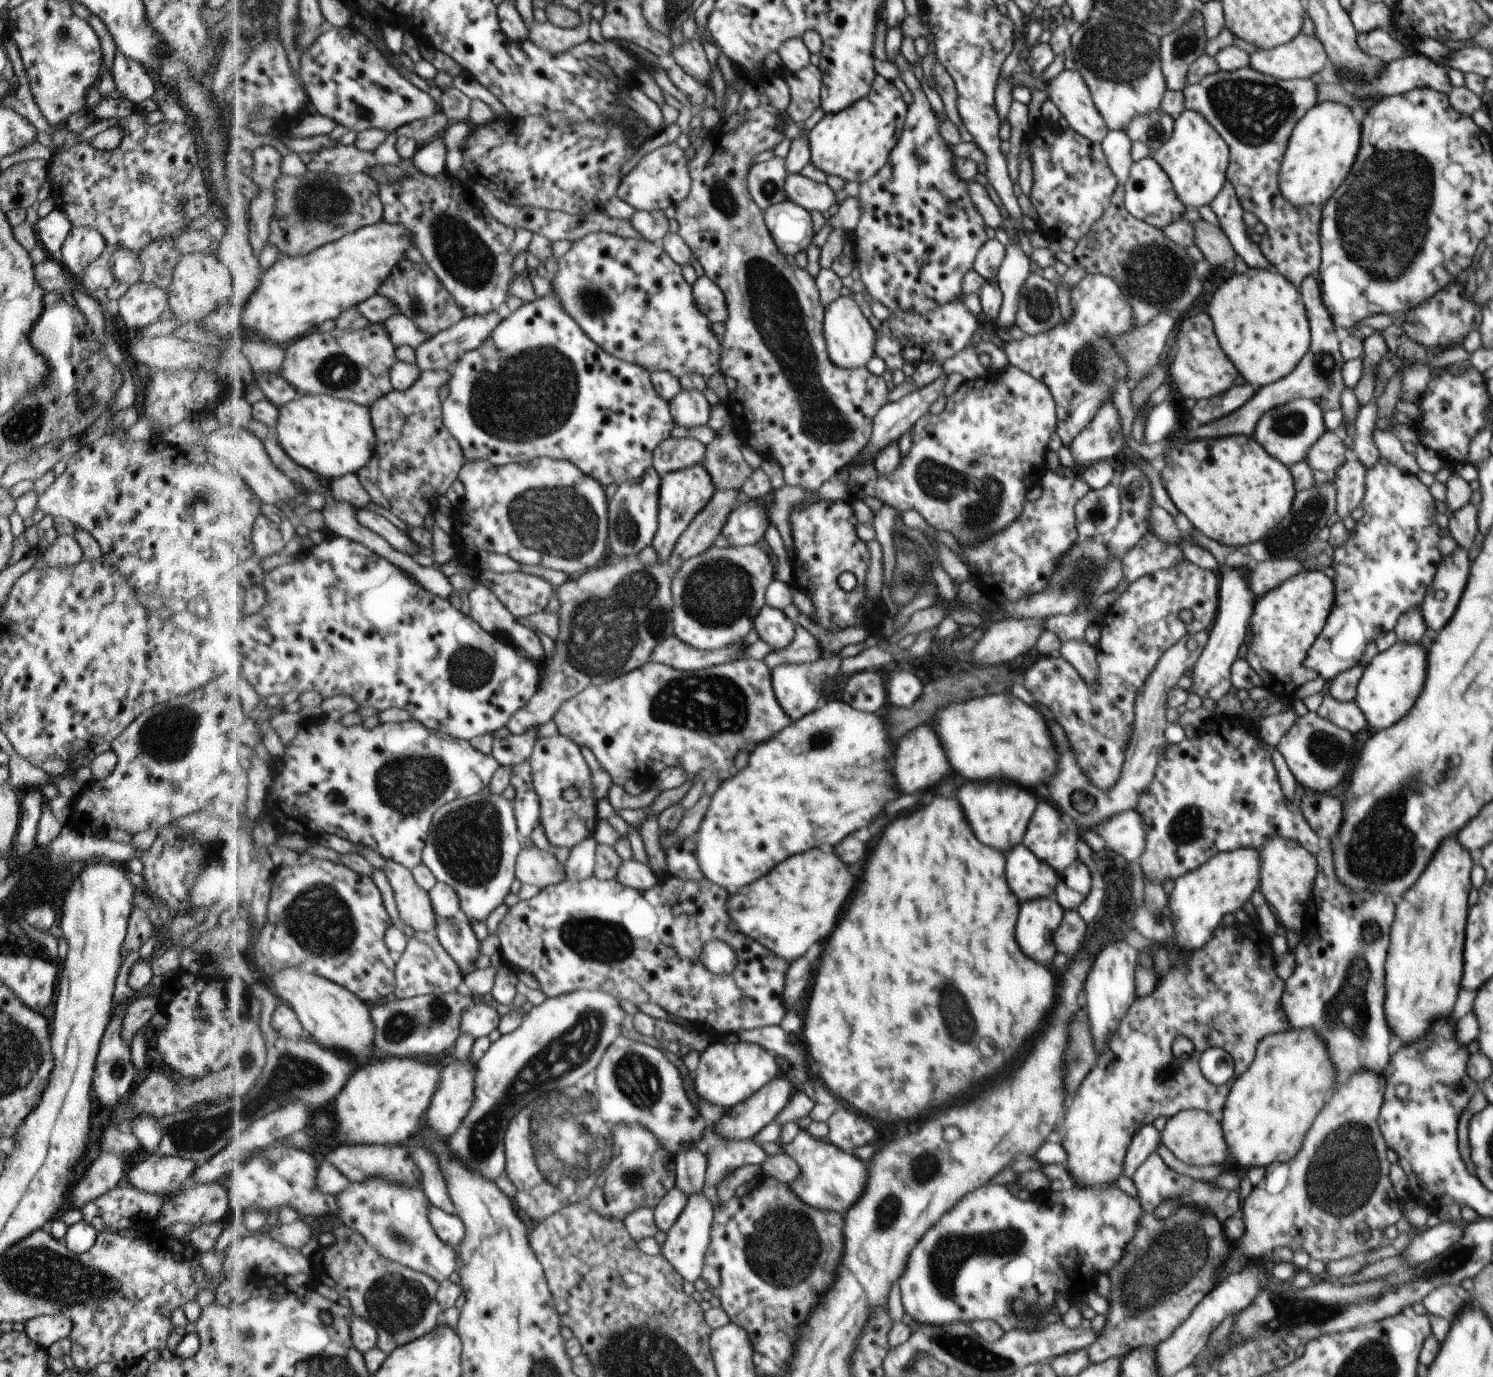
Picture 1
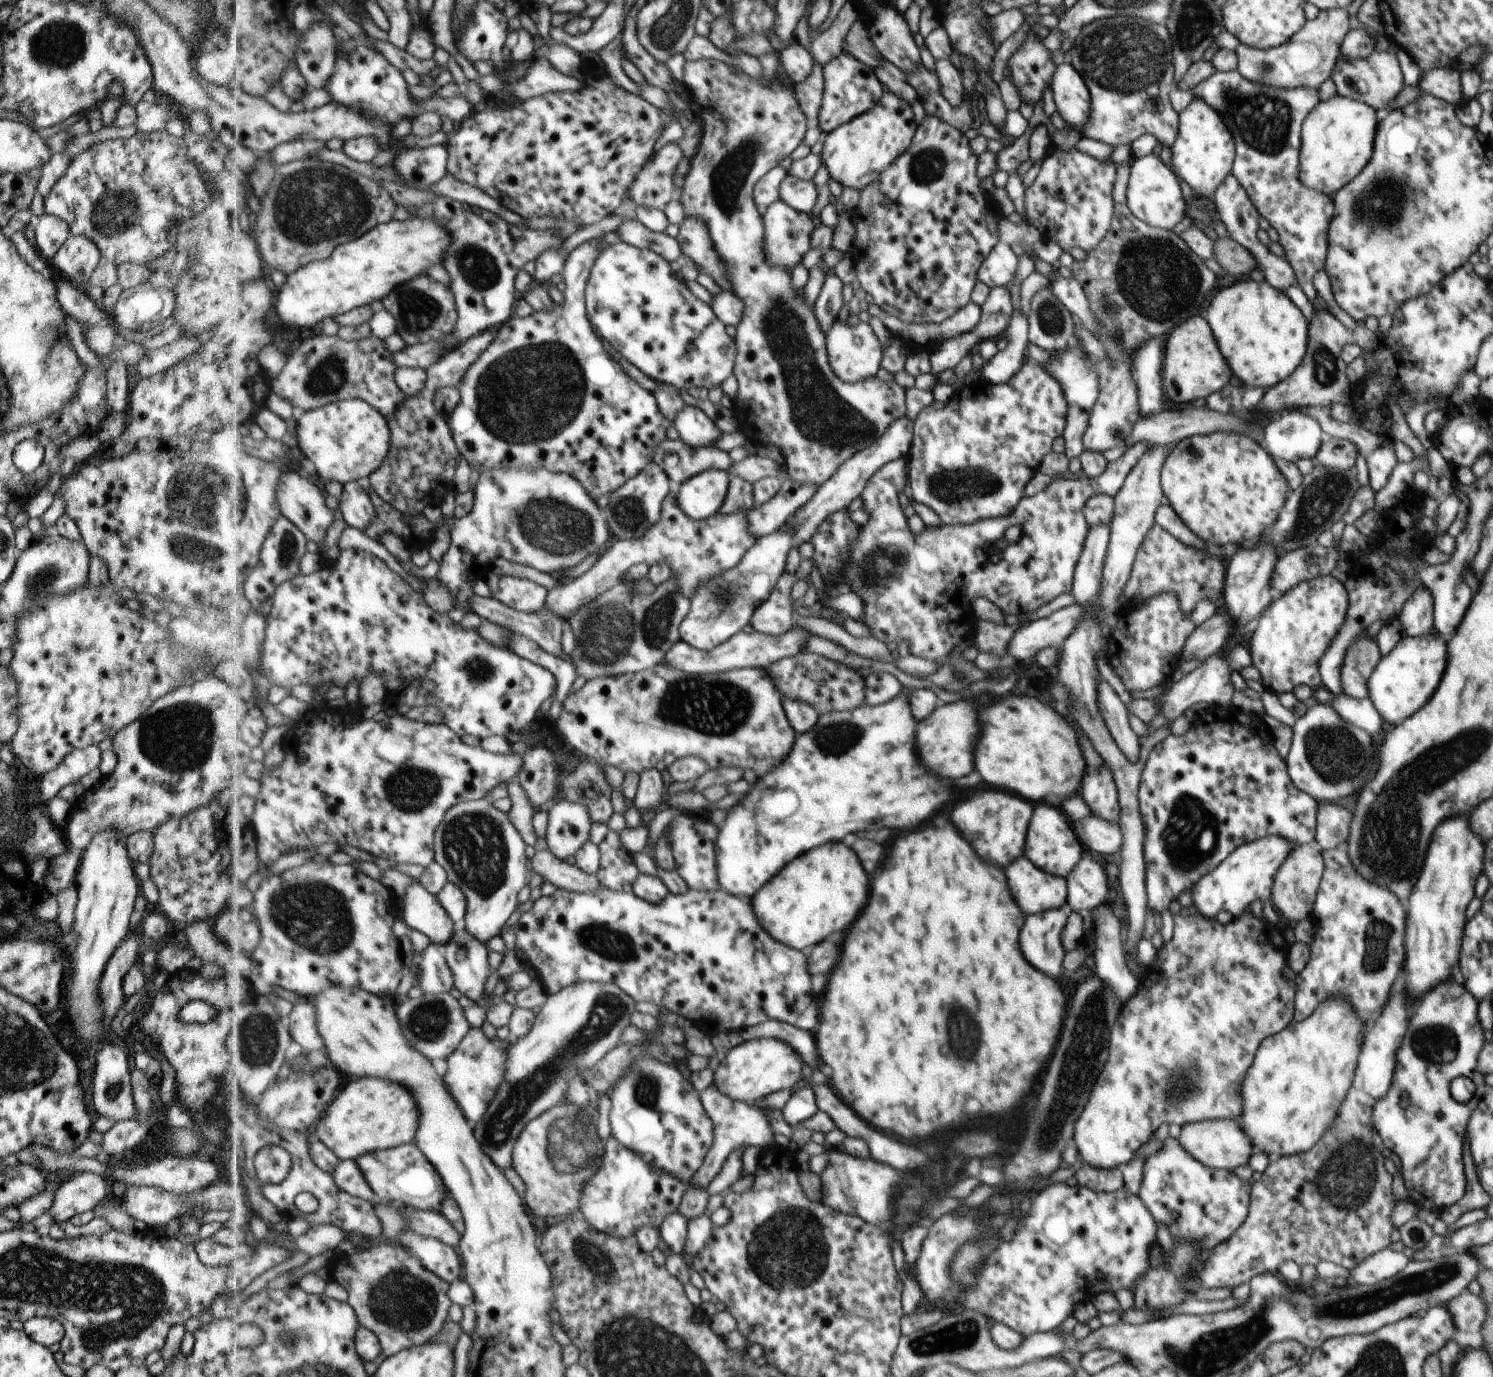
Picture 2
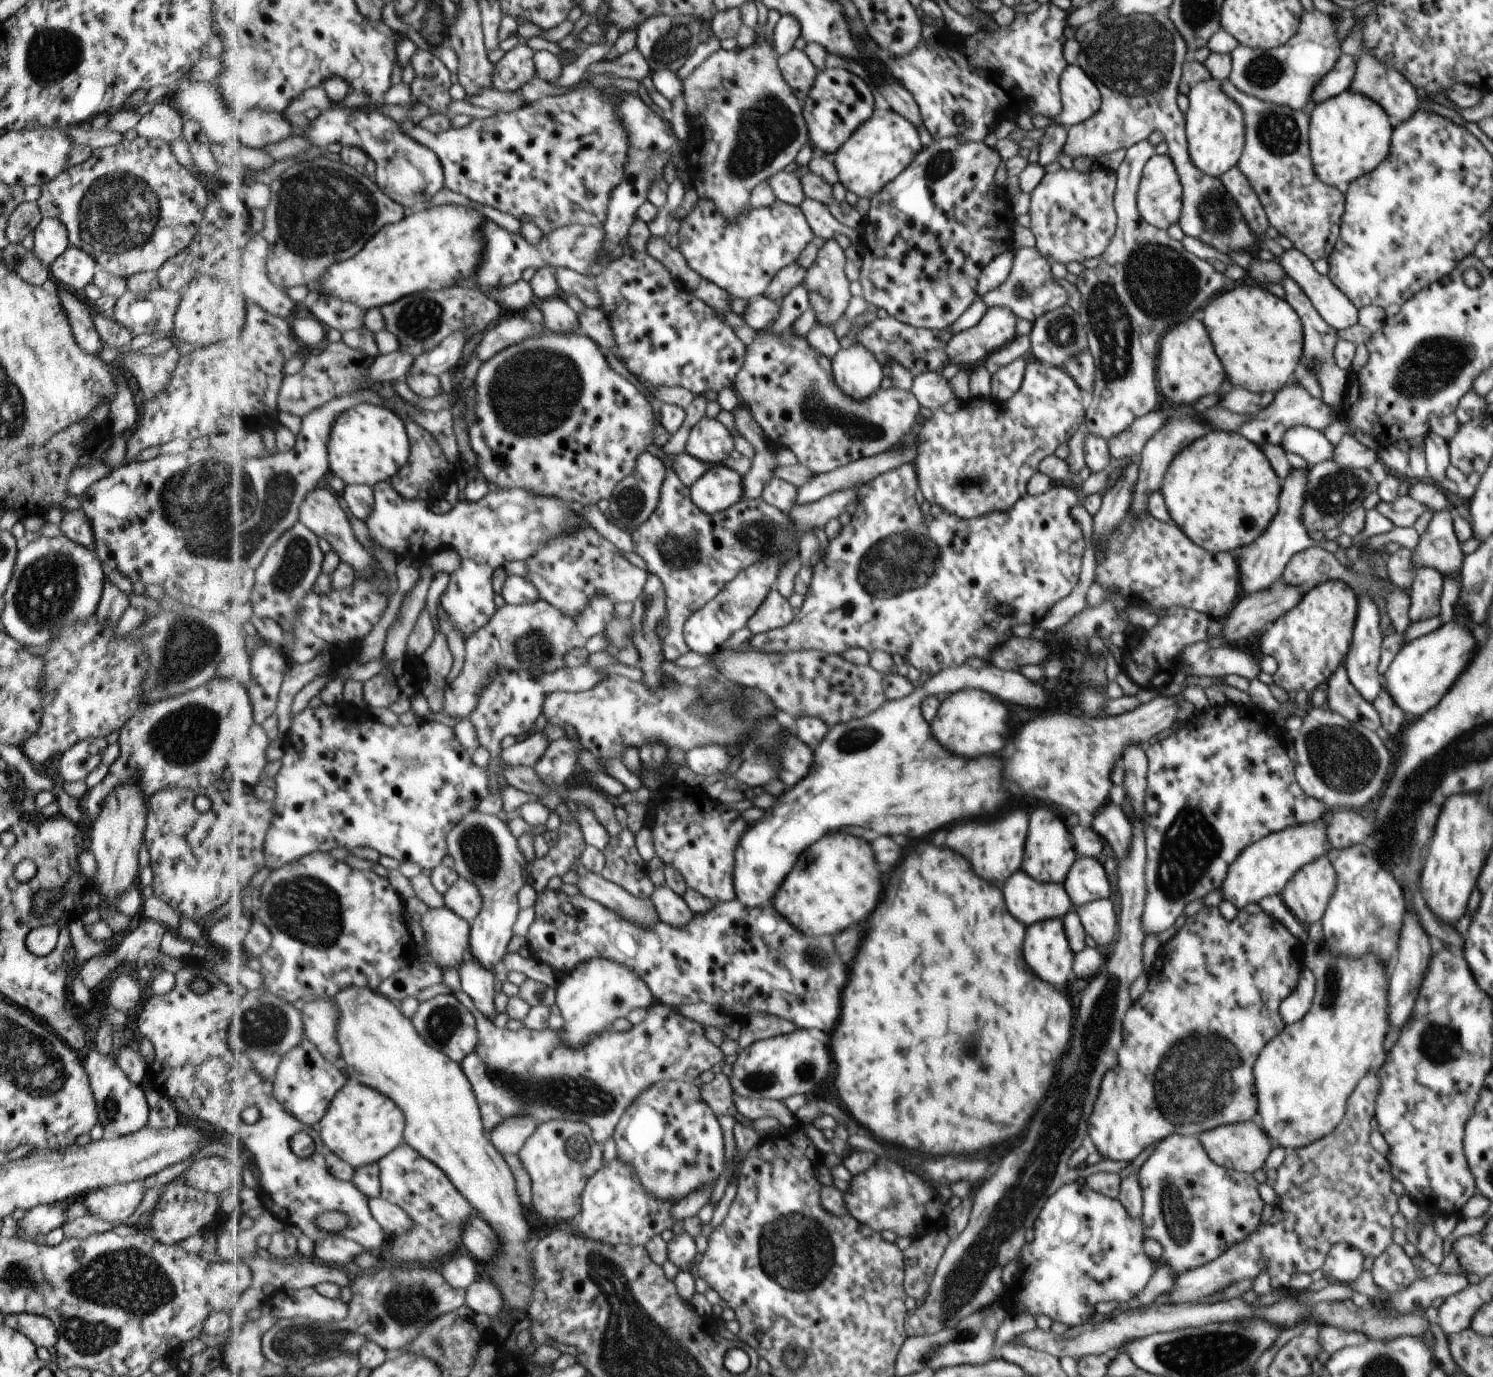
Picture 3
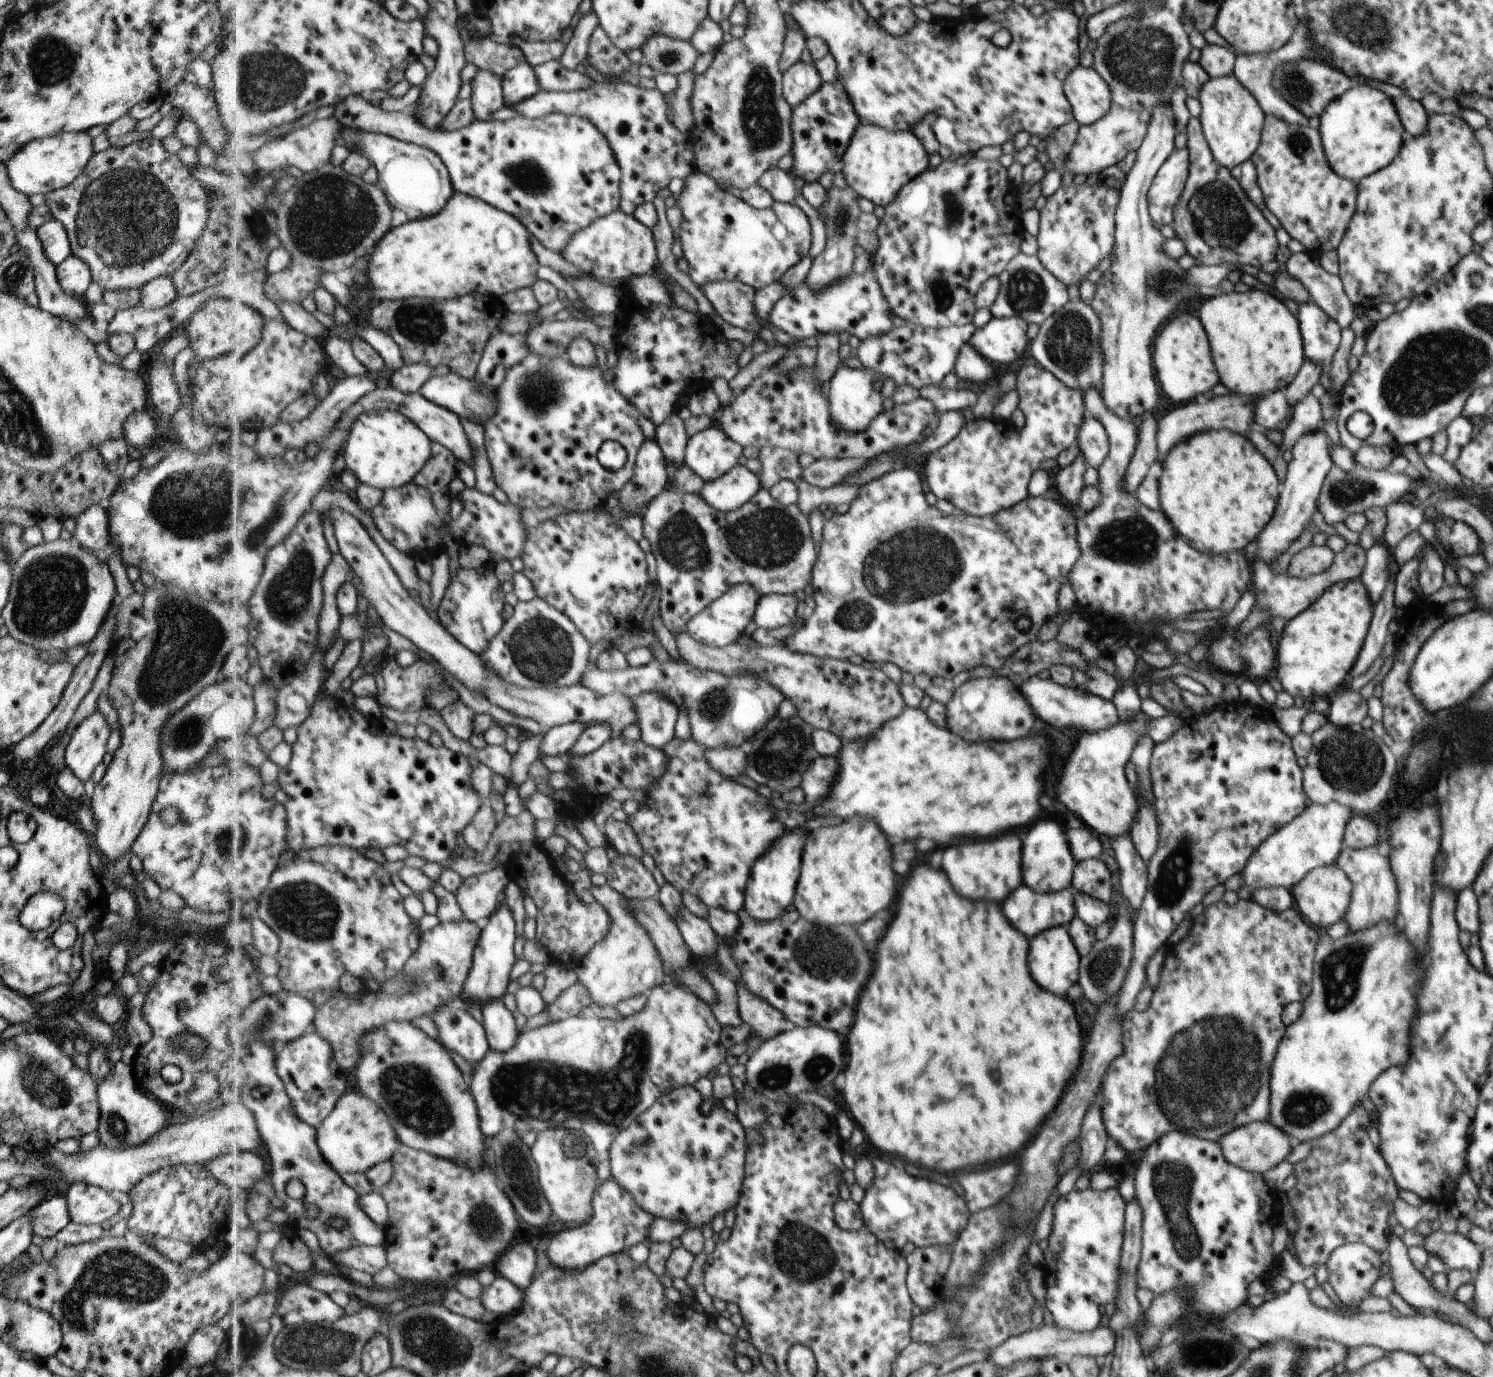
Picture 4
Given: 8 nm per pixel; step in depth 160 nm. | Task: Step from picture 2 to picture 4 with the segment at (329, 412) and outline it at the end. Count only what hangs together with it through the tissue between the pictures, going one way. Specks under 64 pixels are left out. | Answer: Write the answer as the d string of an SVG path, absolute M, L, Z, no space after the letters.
M398 410L363 413L351 427L343 456L359 483L386 491L414 482L434 456L432 442L420 426Z

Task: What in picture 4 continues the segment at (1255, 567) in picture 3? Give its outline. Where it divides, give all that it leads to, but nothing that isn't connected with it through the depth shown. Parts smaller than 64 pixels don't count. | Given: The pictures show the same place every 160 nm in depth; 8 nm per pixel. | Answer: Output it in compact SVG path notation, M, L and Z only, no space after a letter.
M1319 428L1301 435L1290 448L1291 460L1286 464L1286 477L1283 481L1282 493L1279 494L1278 506L1269 524L1259 534L1258 541L1250 549L1252 556L1259 557L1266 565L1278 554L1287 550L1291 541L1295 540L1310 523L1311 514L1317 509L1317 495L1333 466L1330 459L1330 446L1331 443L1324 430Z

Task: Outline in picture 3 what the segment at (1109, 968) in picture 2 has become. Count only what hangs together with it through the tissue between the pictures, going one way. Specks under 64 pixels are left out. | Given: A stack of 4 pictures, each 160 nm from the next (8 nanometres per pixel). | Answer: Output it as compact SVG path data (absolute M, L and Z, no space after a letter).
M1099 899L1086 902L1085 905L1074 906L1073 910L1079 914L1087 936L1096 942L1097 948L1107 948L1118 929L1111 901Z

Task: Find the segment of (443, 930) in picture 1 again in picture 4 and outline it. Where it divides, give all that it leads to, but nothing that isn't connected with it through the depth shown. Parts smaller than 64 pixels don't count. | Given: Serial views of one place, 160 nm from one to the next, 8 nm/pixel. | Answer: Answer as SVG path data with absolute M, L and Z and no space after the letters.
M501 999L484 1003L480 1009L490 1048L502 1053L509 1052L522 1033L514 1014L505 1008Z

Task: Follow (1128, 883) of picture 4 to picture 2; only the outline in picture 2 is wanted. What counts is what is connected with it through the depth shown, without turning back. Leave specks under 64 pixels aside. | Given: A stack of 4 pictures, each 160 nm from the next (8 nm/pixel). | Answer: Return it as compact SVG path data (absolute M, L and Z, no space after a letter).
M1104 764L1100 768L1085 769L1079 794L1093 815L1107 822L1117 823L1121 818L1121 807L1118 805L1118 791L1111 770Z

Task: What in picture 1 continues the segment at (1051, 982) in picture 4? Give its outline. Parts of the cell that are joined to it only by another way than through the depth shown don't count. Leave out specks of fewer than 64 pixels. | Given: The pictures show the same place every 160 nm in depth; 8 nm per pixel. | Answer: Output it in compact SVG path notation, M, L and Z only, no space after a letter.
M1053 896L1023 902L1015 934L1019 934L1019 946L1023 946L1027 958L1035 958L1035 962L1043 962L1043 966L1051 964L1056 954L1052 932L1059 926L1063 912Z

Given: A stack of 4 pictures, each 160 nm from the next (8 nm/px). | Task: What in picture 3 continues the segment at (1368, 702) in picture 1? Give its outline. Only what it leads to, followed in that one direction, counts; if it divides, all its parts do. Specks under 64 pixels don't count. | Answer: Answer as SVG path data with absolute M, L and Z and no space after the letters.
M1451 619L1451 622L1444 622L1437 629L1401 646L1383 674L1381 684L1408 720L1418 718L1434 708L1453 686L1459 674L1467 668L1475 646L1477 642L1471 632Z

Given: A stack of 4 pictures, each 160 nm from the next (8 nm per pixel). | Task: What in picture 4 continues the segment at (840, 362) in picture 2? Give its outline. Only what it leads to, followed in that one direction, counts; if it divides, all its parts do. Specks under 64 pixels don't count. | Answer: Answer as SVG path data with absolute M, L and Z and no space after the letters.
M842 366L828 383L827 395L830 398L830 411L834 424L847 434L854 435L866 431L871 423L883 412L883 396L879 394L881 377L867 368L853 370Z

